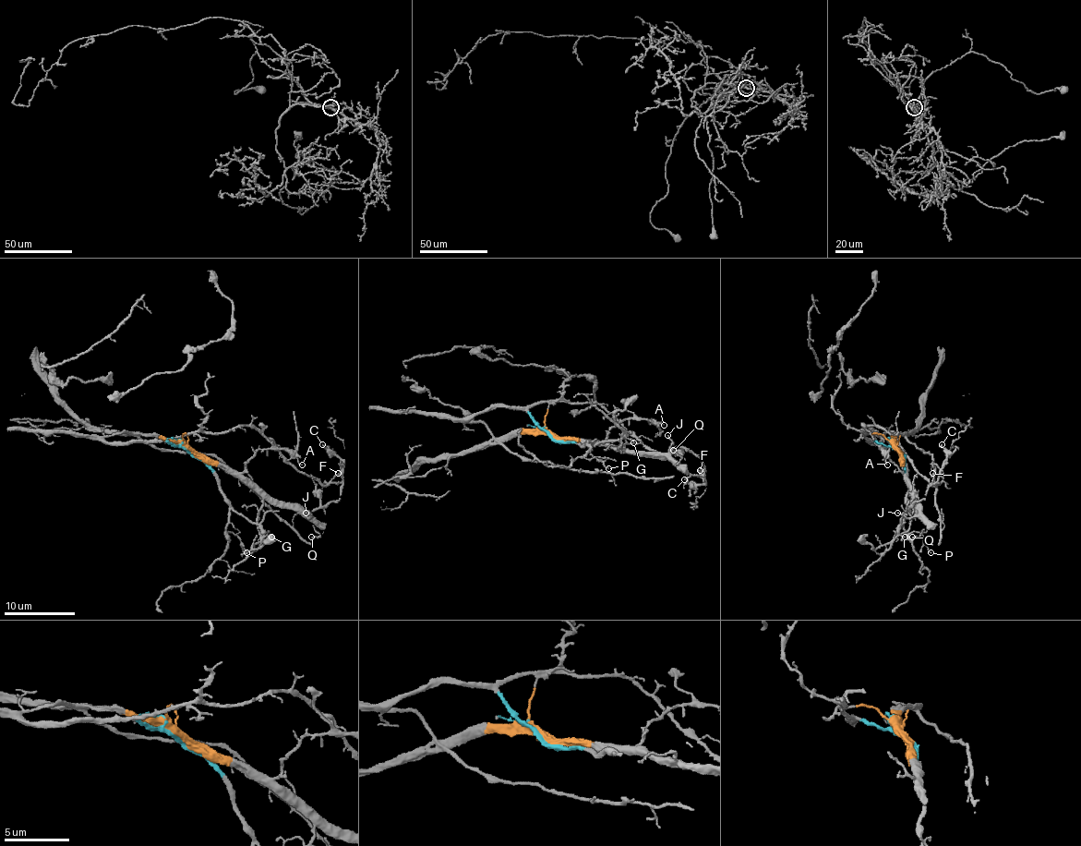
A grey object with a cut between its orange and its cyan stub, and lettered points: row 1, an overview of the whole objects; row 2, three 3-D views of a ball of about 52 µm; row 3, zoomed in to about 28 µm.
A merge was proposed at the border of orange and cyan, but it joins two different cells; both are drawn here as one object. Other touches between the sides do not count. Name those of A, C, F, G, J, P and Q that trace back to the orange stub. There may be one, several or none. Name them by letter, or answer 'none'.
A, C, F, J, Q

